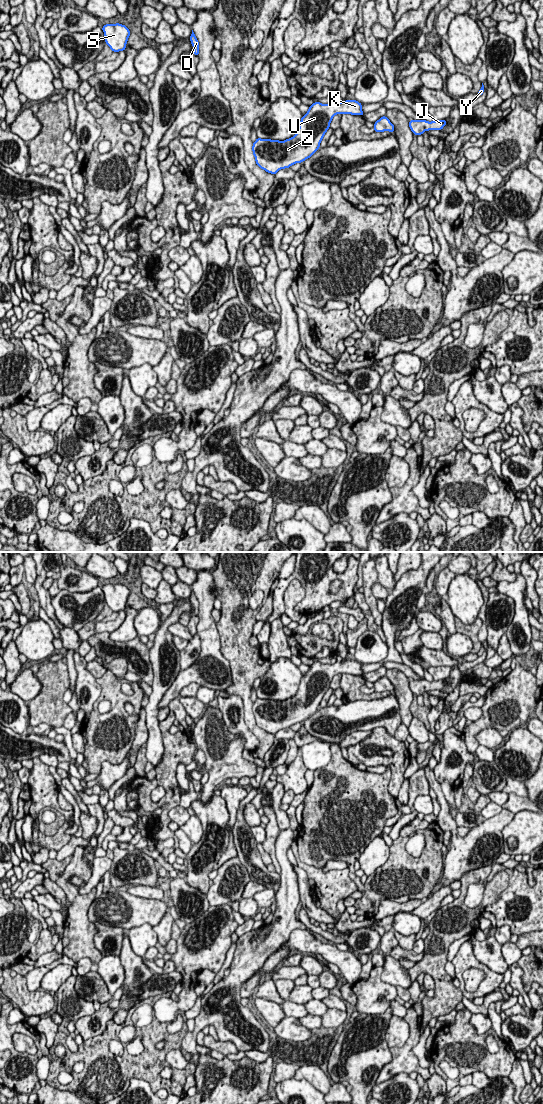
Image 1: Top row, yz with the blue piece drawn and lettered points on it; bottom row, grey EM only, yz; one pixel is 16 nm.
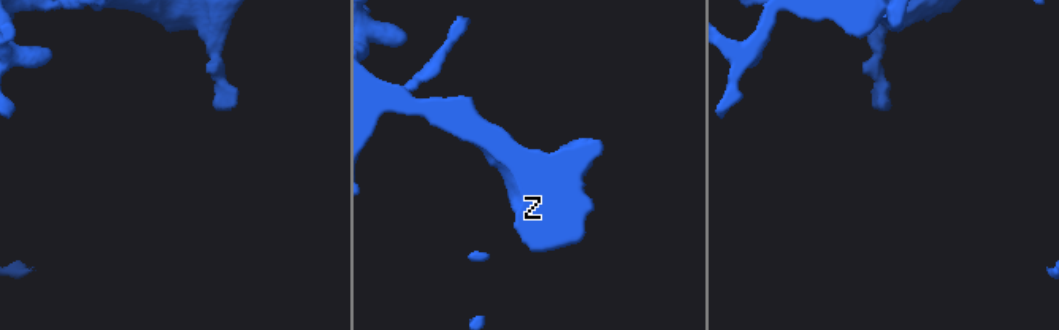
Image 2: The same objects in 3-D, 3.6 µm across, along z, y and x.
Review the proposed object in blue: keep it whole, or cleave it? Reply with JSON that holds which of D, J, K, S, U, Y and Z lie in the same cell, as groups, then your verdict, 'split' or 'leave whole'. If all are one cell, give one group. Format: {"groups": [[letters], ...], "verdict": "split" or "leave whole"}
{"groups": [["D", "J", "K", "S", "U", "Y", "Z"]], "verdict": "leave whole"}

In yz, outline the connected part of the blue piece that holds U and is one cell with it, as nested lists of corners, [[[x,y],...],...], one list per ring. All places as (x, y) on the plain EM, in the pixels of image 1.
[[[356,660],[337,661],[335,664],[314,662],[302,676],[298,691],[284,701],[257,698],[252,711],[256,724],[267,733],[276,734],[279,730],[301,723],[310,718],[319,708],[323,696],[330,688],[337,674],[363,676],[362,664]]]

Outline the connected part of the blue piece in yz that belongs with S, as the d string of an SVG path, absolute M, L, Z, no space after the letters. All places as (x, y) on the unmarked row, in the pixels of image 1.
M106 584L102 587L105 596L105 602L113 612L124 611L128 598L129 589L122 584Z

